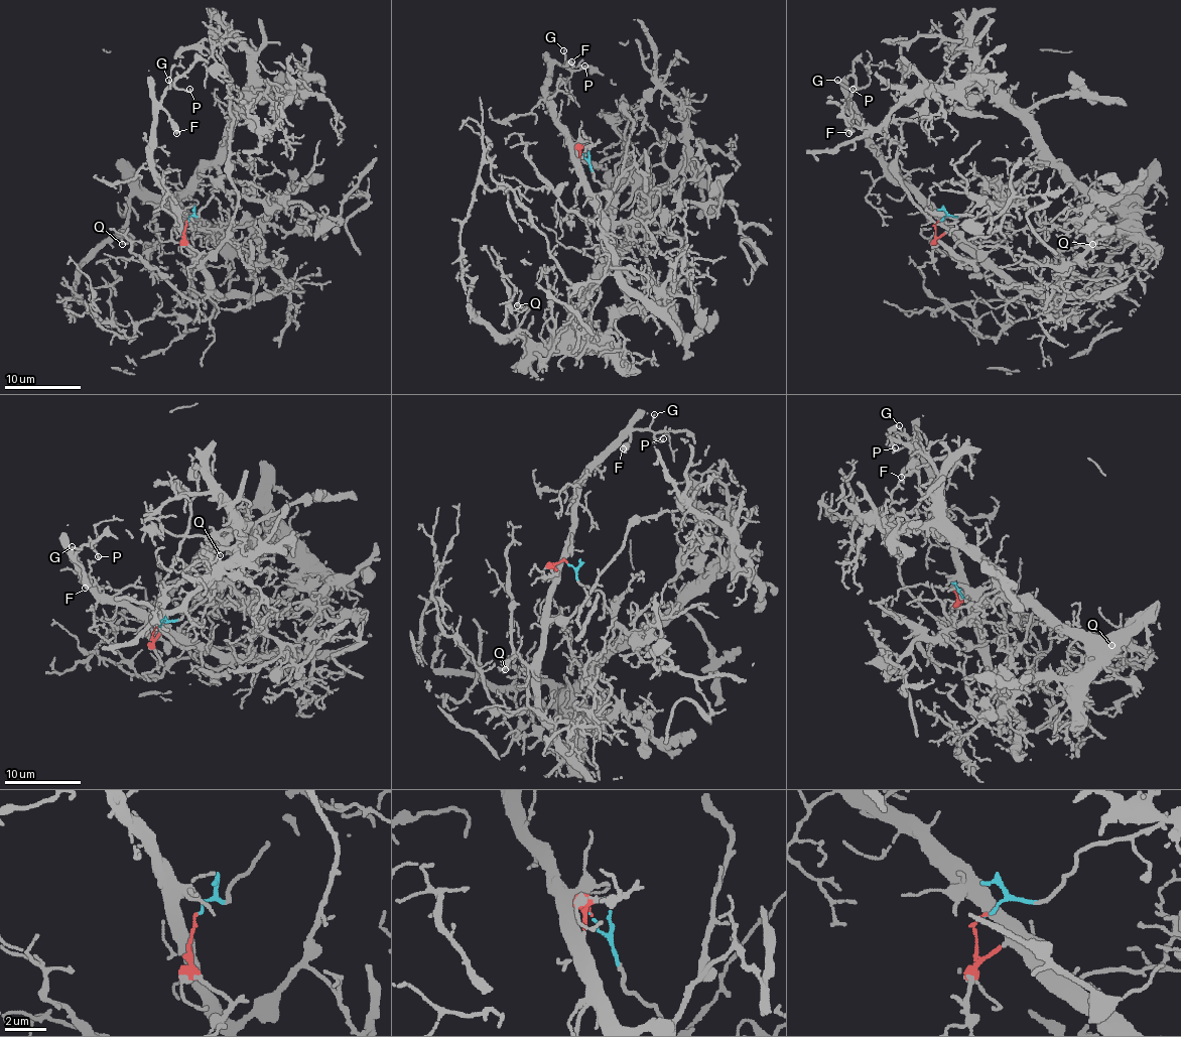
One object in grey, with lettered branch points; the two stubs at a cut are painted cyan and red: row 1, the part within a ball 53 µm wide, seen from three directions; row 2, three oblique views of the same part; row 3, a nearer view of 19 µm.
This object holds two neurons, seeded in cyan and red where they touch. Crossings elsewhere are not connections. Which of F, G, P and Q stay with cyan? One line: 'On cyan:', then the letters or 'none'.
On cyan: Q

